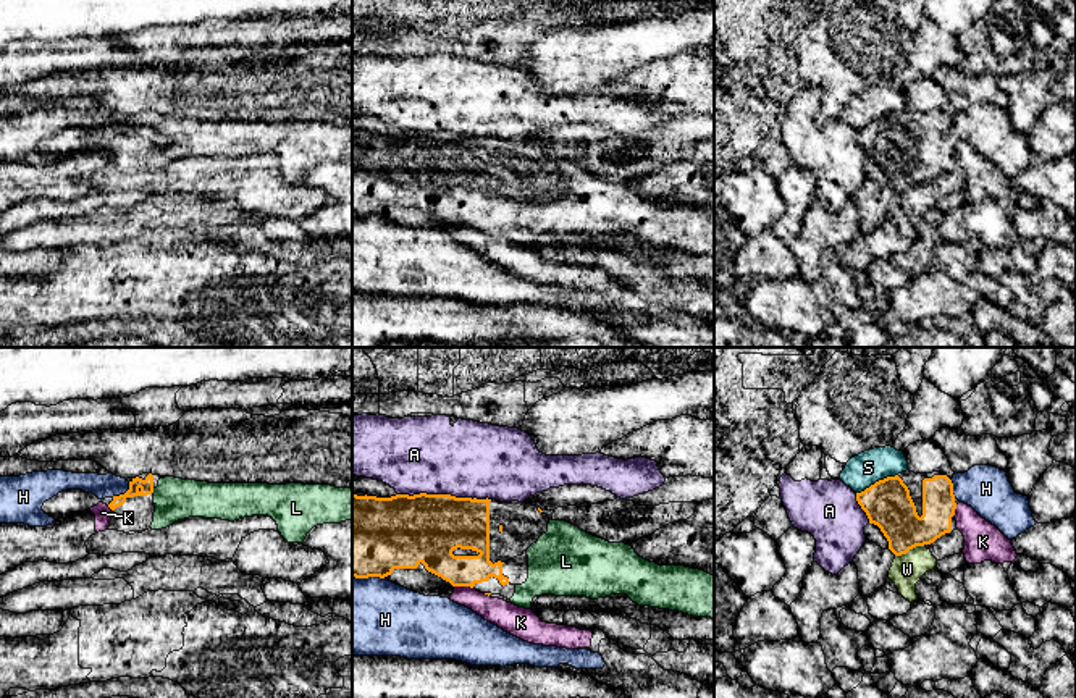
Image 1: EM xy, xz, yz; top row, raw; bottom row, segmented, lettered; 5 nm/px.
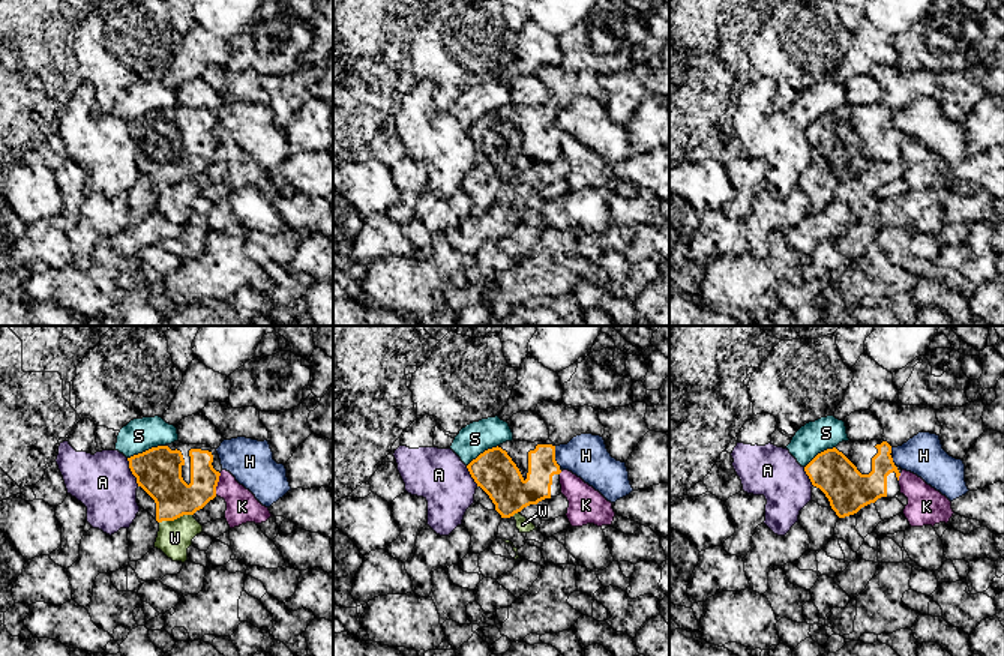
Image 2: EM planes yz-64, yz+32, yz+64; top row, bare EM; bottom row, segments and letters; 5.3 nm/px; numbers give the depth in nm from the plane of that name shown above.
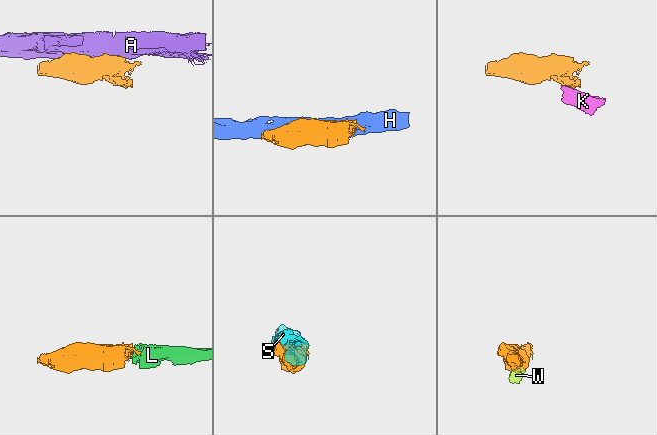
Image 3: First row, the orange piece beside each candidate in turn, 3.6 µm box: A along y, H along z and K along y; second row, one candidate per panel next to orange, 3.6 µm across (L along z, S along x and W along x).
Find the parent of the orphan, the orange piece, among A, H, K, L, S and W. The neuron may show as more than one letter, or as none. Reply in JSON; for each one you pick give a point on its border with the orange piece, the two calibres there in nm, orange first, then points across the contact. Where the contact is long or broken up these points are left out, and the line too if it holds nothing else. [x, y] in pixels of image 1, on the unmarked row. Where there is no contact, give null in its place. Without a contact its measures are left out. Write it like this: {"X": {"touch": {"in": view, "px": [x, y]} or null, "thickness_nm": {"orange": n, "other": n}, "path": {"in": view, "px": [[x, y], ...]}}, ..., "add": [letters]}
{"L": {"touch": {"in": "xy", "px": [152, 130]}, "thickness_nm": {"orange": 70, "other": 220}, "path": {"in": "xy", "px": [[146, 123], [152, 130], [175, 138]]}}, "add": ["L"]}

